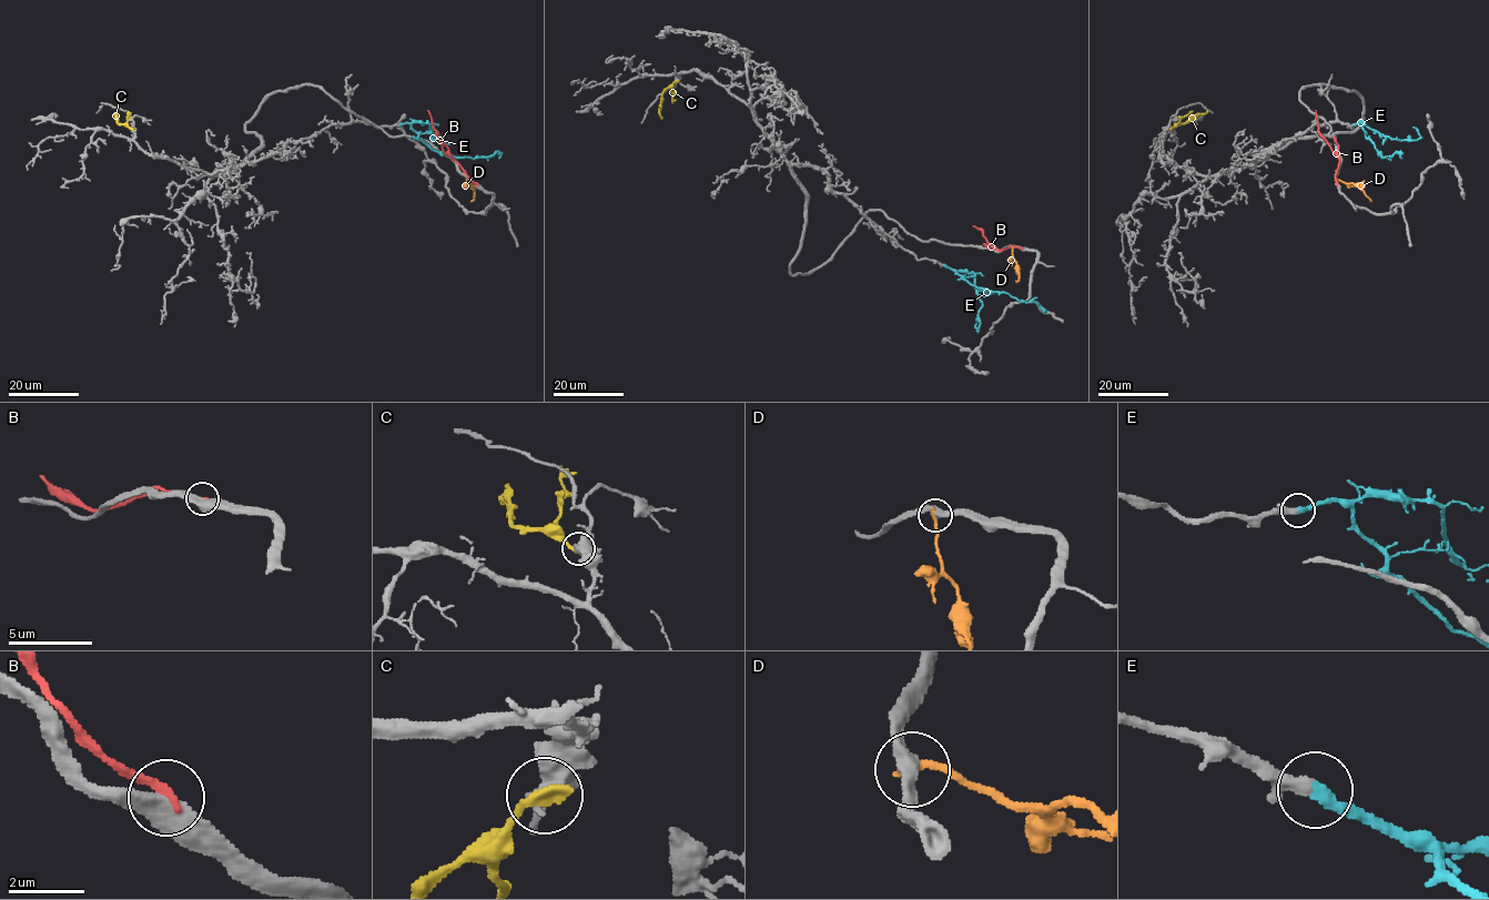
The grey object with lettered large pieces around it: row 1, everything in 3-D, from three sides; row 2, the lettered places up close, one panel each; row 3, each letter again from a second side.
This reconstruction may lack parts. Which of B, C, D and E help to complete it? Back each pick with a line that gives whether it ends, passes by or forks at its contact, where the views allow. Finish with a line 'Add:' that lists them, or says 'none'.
E: it ends there
Add: E

